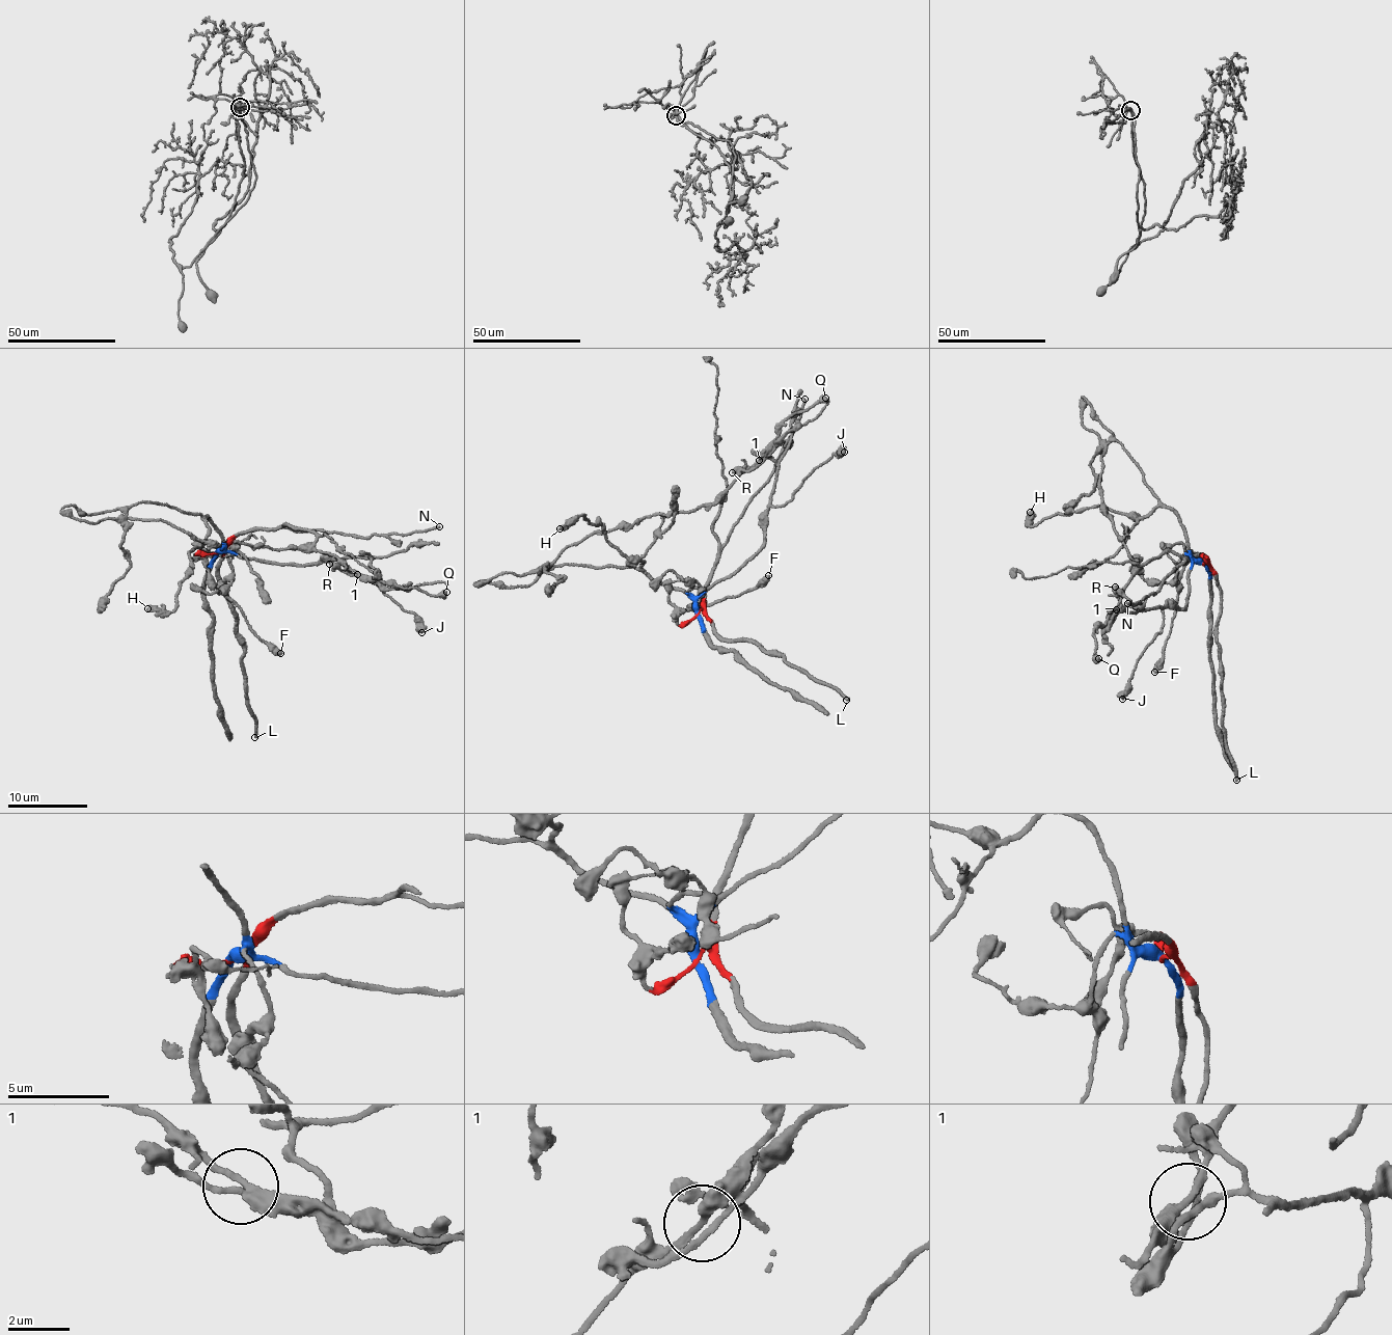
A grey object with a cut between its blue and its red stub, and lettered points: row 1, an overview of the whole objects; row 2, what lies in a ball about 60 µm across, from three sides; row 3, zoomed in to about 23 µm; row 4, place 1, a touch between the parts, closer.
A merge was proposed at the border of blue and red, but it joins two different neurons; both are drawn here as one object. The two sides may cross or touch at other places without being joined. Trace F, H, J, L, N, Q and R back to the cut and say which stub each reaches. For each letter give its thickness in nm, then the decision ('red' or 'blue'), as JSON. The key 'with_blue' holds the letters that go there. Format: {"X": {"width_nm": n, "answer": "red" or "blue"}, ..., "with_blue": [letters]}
{"F": {"width_nm": 480, "answer": "blue"}, "H": {"width_nm": 460, "answer": "blue"}, "J": {"width_nm": 650, "answer": "blue"}, "L": {"width_nm": 280, "answer": "red"}, "N": {"width_nm": 180, "answer": "red"}, "Q": {"width_nm": 550, "answer": "red"}, "R": {"width_nm": 360, "answer": "blue"}, "with_blue": ["F", "H", "J", "R"]}

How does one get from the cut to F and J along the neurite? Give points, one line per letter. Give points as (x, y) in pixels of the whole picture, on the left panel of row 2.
F: (218, 551), (221, 553), (223, 548), (232, 578), (223, 584), (223, 595), (240, 608), (249, 630), (281, 654)
J: (218, 551), (309, 566), (335, 560), (411, 612), (422, 632)

